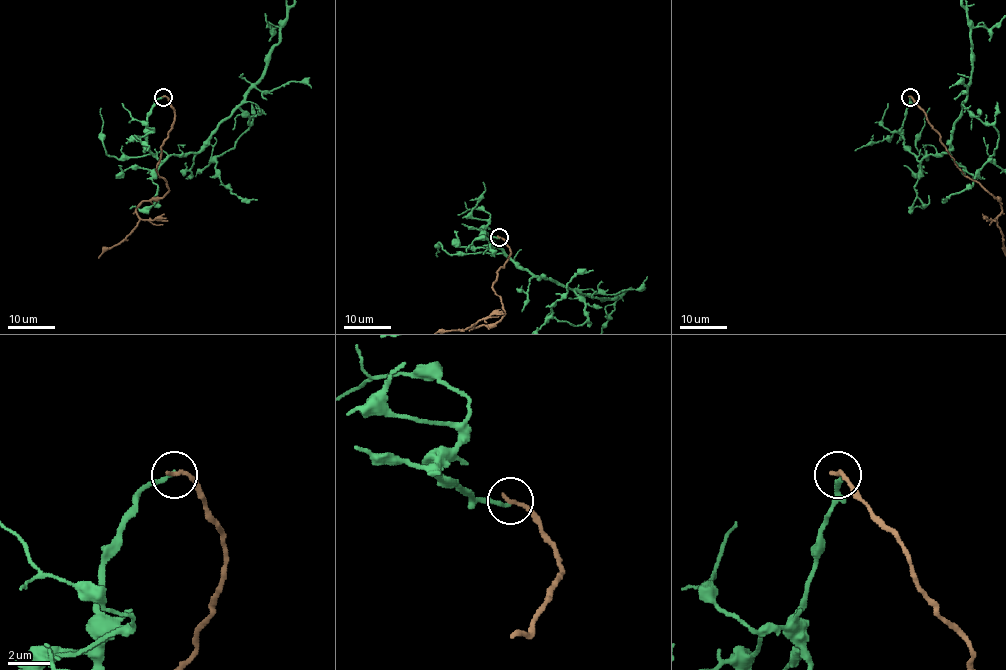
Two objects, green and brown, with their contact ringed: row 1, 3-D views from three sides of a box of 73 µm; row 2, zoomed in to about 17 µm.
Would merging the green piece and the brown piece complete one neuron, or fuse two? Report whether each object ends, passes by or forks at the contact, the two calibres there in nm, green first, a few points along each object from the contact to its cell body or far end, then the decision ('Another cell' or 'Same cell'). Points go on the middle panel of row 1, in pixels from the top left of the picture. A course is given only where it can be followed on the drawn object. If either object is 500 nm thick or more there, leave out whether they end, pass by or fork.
At the ring green ends. At the ring brown ends. Thickness 200 nm (green) against 240 nm. Course of green: (499, 238), (483, 228), (519, 266), (580, 294), (616, 298), (630, 288), (646, 287), (605, 325), (592, 321). Course of brown: (499, 237), (510, 255), (492, 285), (504, 315), (497, 322), (440, 330). Another cell

